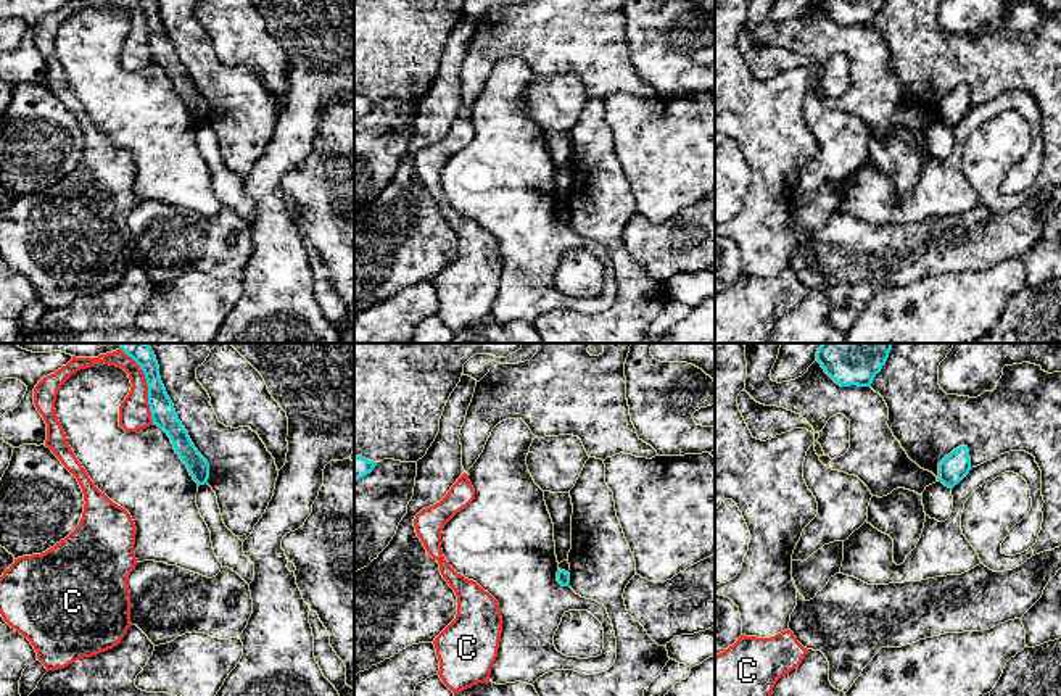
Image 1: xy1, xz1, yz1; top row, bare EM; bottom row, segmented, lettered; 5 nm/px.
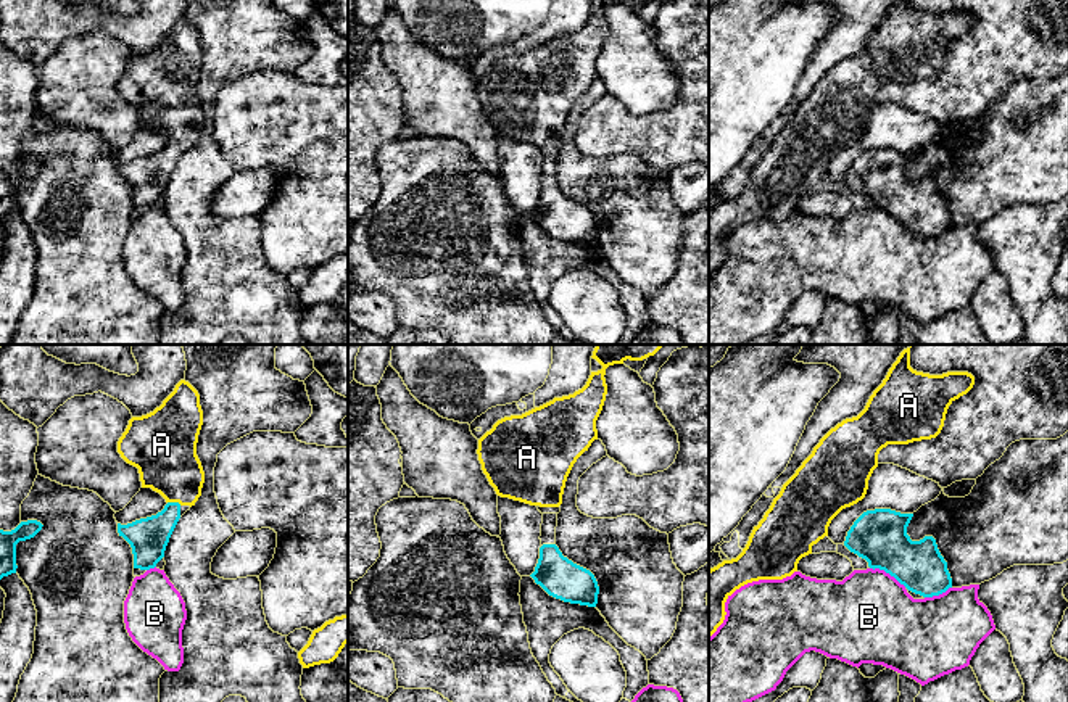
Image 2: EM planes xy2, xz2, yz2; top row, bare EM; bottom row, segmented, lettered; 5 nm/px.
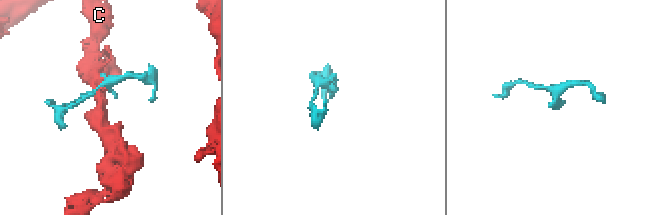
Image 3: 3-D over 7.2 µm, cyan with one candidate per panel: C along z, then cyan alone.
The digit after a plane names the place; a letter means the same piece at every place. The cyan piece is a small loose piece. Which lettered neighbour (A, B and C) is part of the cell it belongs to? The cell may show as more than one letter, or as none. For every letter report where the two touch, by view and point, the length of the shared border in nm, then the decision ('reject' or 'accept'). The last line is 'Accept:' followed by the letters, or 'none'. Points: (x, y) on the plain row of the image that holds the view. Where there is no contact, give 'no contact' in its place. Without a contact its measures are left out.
A: contact xy2 (174, 142); length 70 nm; accept
B: contact yz2 (888, 211); length 200 nm; reject
C: contact xy1 (148, 33); length 340 nm; reject
Accept: A

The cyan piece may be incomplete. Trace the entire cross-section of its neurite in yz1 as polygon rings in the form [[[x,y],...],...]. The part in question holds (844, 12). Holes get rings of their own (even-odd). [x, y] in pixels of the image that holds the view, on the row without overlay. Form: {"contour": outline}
{"contour": [[[818,0],[824,11],[840,26],[871,26],[886,0]]]}

